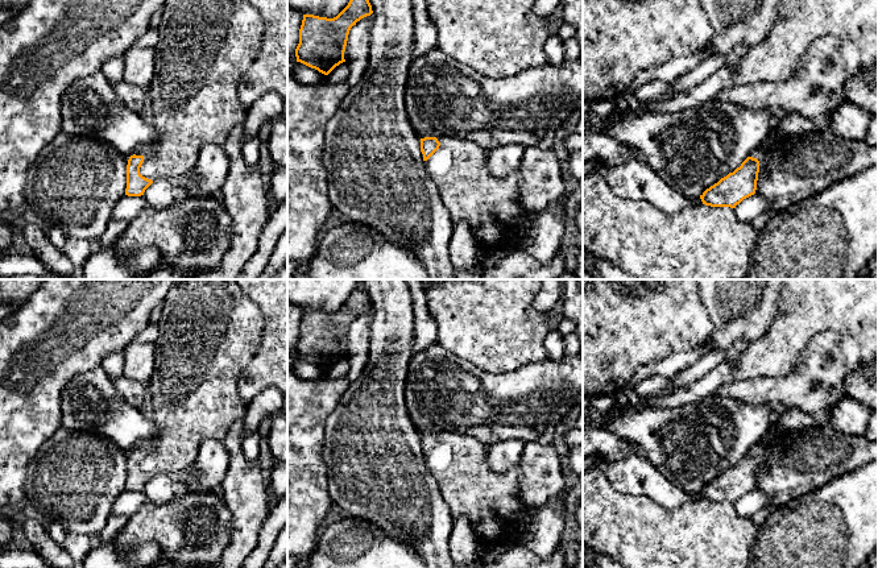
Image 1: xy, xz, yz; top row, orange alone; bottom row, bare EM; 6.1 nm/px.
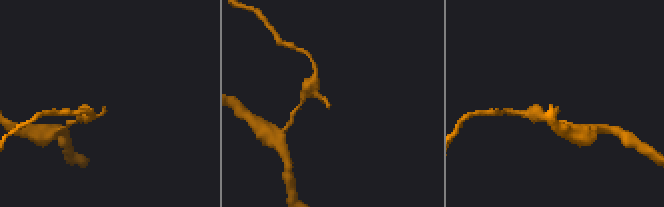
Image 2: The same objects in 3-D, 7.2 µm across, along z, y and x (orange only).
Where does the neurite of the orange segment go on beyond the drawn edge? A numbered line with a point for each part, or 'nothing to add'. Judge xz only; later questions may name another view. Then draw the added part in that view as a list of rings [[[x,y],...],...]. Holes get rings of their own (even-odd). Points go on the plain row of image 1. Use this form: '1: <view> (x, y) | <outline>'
1: xz (489, 500) | [[[438,432],[438,436],[439,444],[424,456],[424,461],[451,510],[452,521],[465,517],[480,546],[497,546],[514,539],[521,522],[515,515],[526,507],[521,494],[519,467],[504,473],[493,472],[486,463],[488,445],[479,439],[457,432]]]

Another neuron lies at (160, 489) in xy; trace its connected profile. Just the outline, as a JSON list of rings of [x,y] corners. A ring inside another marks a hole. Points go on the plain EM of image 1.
[[[165,474],[154,476],[144,488],[146,499],[160,505],[170,501],[177,492],[177,478]]]

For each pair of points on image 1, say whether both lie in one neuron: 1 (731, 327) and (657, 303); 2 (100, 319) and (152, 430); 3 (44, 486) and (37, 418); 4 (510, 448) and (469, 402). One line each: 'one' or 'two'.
1: two
2: two
3: two
4: two

